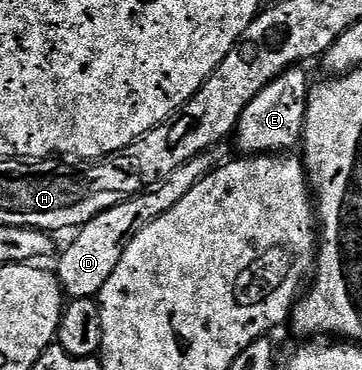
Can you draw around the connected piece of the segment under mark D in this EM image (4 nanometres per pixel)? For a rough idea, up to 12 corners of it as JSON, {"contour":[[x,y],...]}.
{"contour":[[193,157],[78,228],[58,256],[71,299],[113,277],[129,241],[213,169]]}

